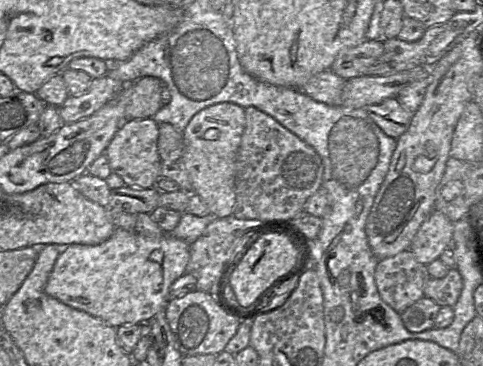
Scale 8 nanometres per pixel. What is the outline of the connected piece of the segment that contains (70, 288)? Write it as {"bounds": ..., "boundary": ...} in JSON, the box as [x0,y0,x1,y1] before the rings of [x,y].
{"bounds":[44,228,190,325],"boundary":[[[117,228],[112,236],[97,245],[71,244],[58,256],[44,288],[47,295],[84,311],[106,324],[123,325],[148,323],[170,301],[169,289],[175,280],[186,273],[190,259],[190,244],[171,234],[144,237],[135,231]]]}

